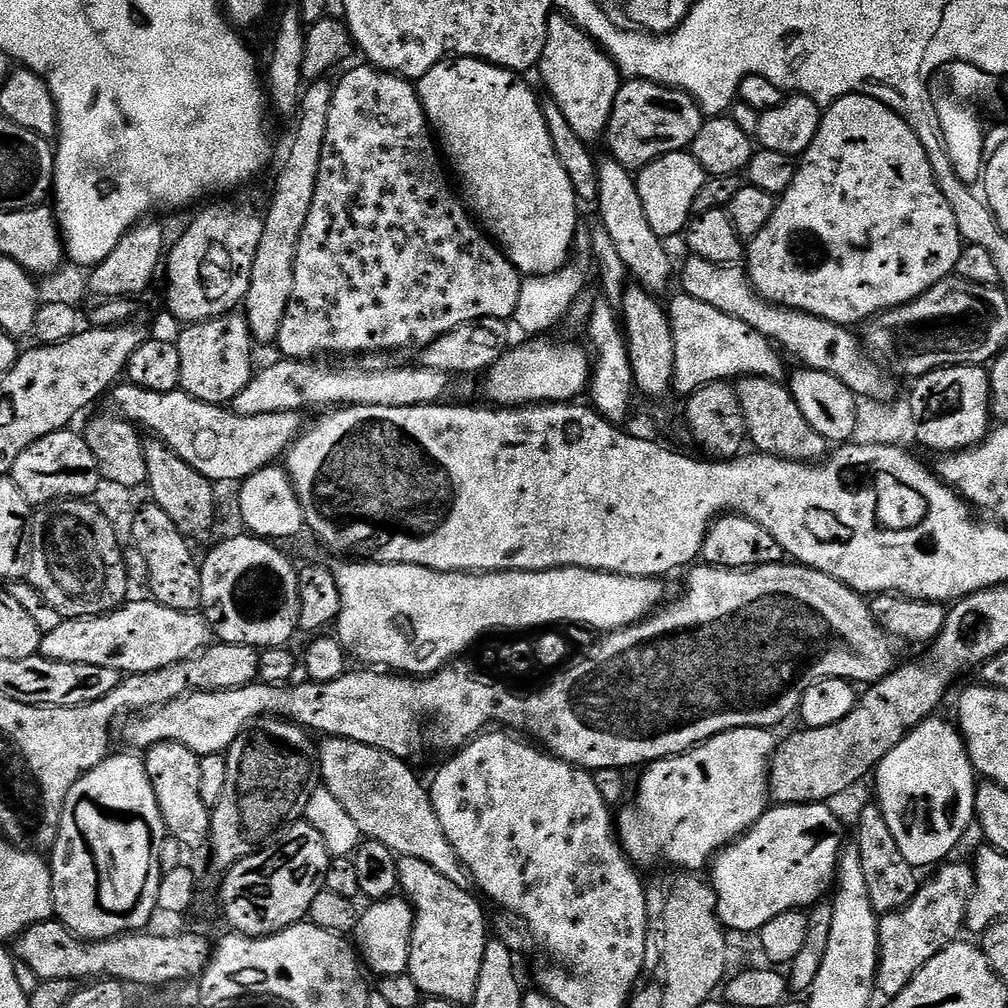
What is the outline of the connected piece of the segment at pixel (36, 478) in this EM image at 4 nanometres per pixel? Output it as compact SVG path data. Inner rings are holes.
M61 430L51 432L34 442L14 462L10 479L22 490L22 494L33 506L43 506L53 500L71 500L88 498L93 494L102 477L98 470L98 462L94 462L94 454L90 454L90 446L86 446L83 435L79 431Z

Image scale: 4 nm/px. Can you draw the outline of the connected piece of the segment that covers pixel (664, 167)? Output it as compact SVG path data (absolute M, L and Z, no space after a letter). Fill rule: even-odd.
M691 151L668 152L657 160L651 160L647 166L635 173L636 189L642 197L642 207L646 209L646 218L654 234L662 238L679 237L687 229L694 213L692 206L698 190L702 190L706 173Z

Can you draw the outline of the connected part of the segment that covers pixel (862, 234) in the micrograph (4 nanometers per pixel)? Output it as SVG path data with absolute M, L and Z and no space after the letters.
M853 94L838 98L823 109L818 134L814 134L814 142L810 142L799 161L794 182L790 182L784 195L777 199L776 209L770 214L770 220L747 245L746 271L752 287L773 305L797 308L799 312L809 312L841 326L856 326L885 308L897 308L899 304L908 304L926 290L930 290L930 286L934 286L939 280L945 280L947 276L955 273L962 247L960 227L954 218L954 210L950 210L950 202L946 202L942 190L936 185L936 177L918 134L914 134L914 130L896 111L869 96Z

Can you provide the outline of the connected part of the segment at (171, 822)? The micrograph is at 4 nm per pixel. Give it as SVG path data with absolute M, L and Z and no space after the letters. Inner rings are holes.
M162 742L147 749L142 759L146 774L154 786L158 806L162 810L164 826L169 837L172 836L184 848L200 848L209 843L212 831L212 814L202 802L202 766L200 757L186 746L174 742Z

